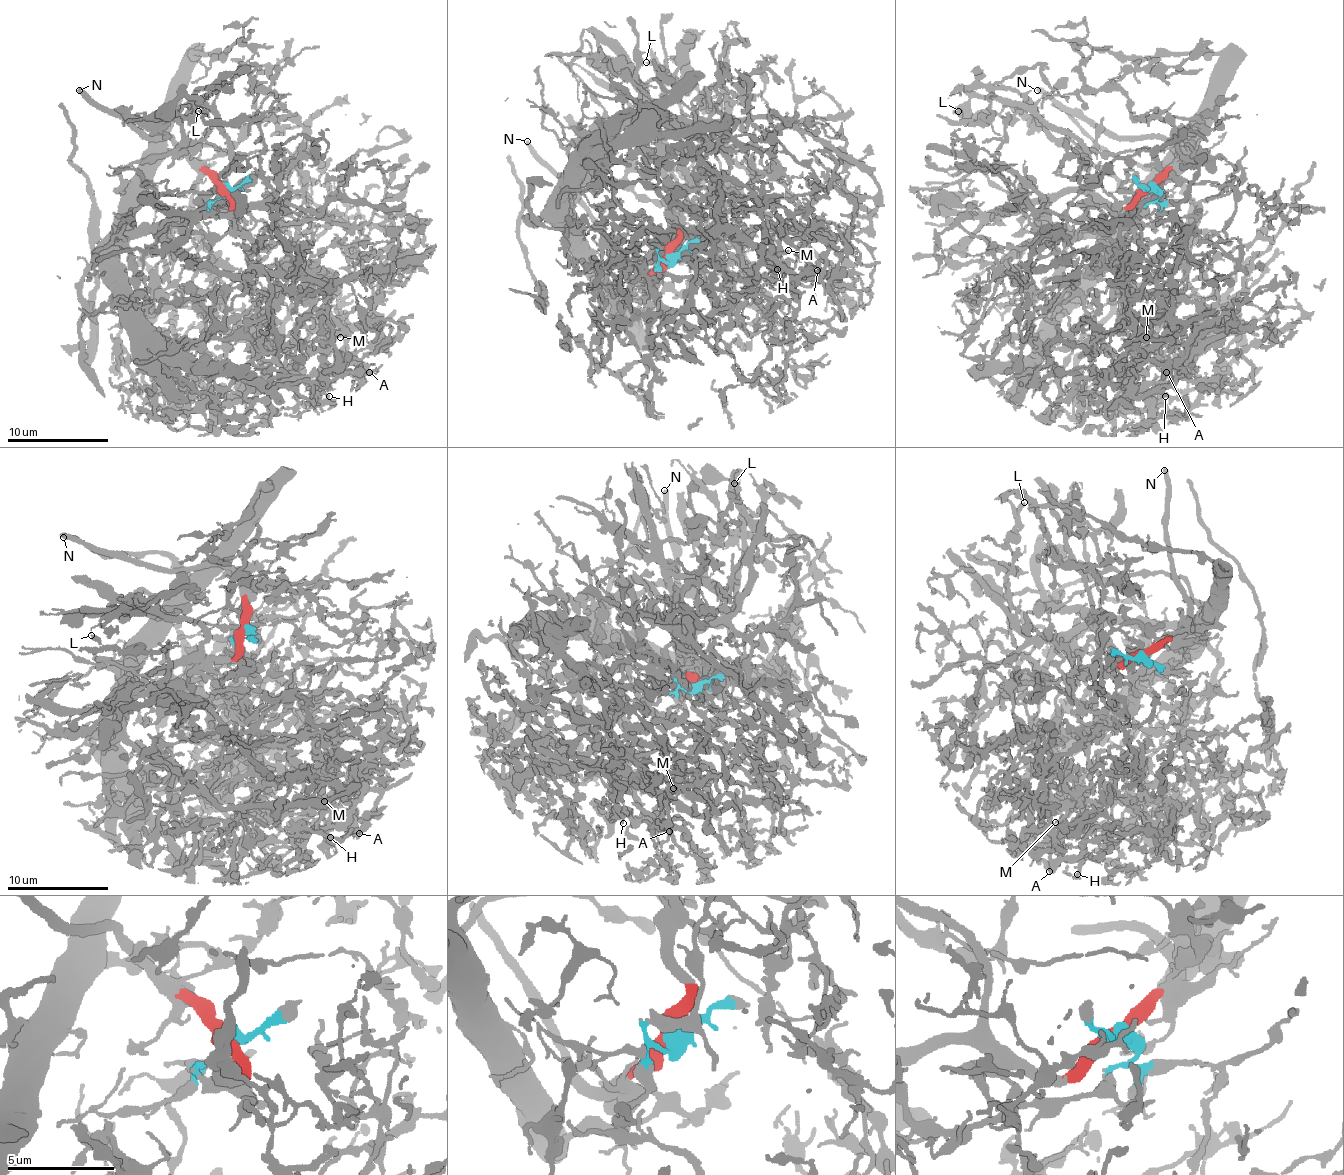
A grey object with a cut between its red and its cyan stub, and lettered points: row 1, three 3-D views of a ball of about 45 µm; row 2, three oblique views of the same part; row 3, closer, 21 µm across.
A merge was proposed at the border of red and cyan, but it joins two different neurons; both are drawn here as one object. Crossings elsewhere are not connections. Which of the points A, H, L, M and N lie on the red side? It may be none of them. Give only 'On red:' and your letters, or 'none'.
On red: N

